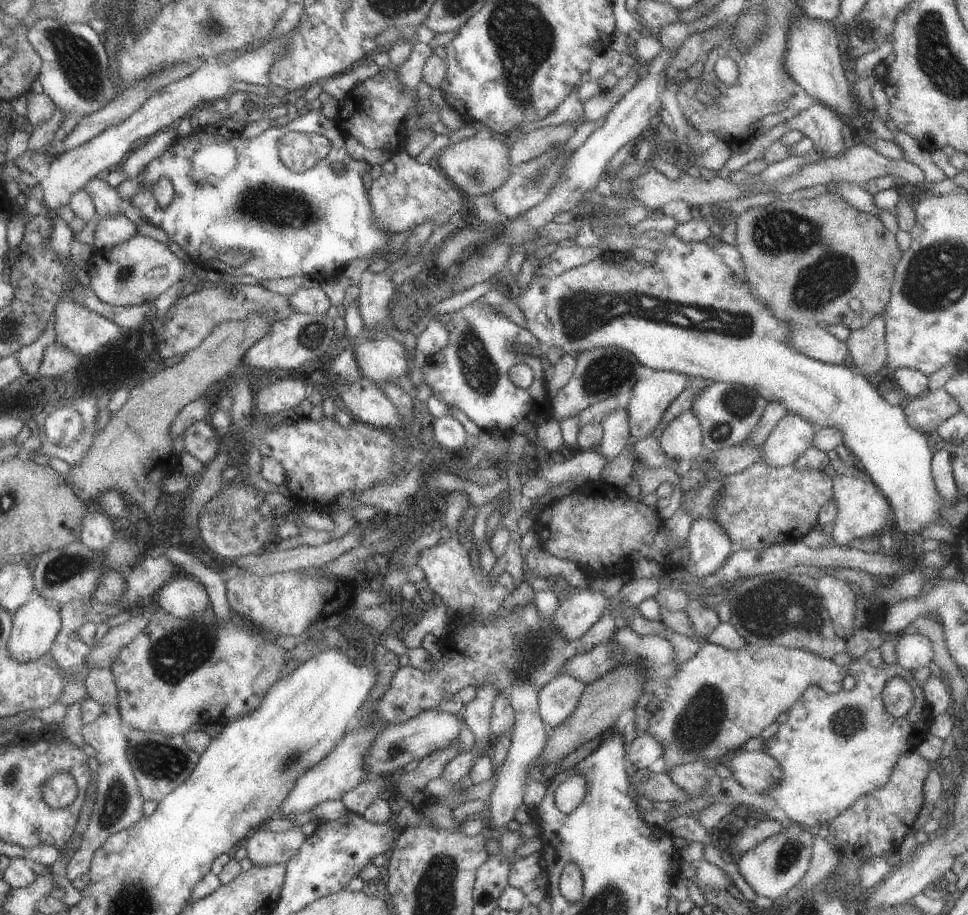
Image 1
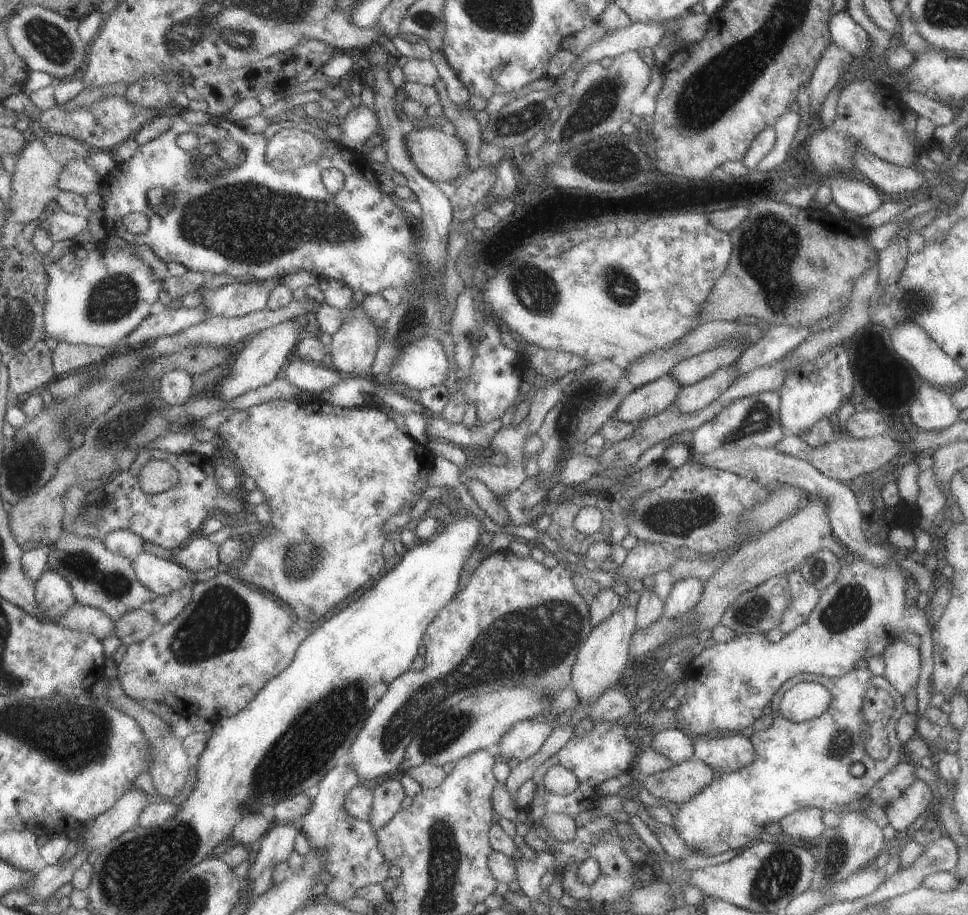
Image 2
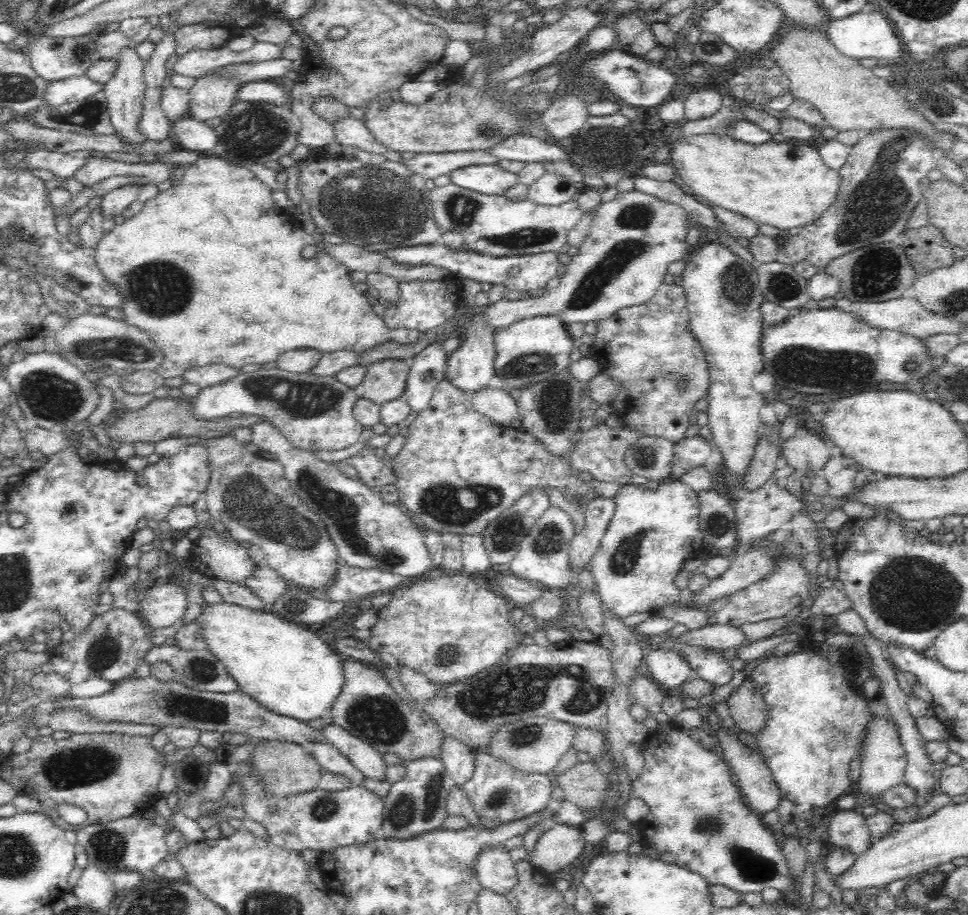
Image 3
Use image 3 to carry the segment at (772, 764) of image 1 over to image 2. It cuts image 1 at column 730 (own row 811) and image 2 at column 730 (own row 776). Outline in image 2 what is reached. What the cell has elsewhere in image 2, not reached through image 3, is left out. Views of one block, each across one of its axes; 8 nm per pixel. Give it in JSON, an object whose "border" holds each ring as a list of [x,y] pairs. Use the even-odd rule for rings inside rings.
{"border":[[[711,734],[697,736],[693,740],[693,758],[705,762],[709,768],[731,774],[747,768],[755,760],[755,748],[749,738],[741,734]]]}

